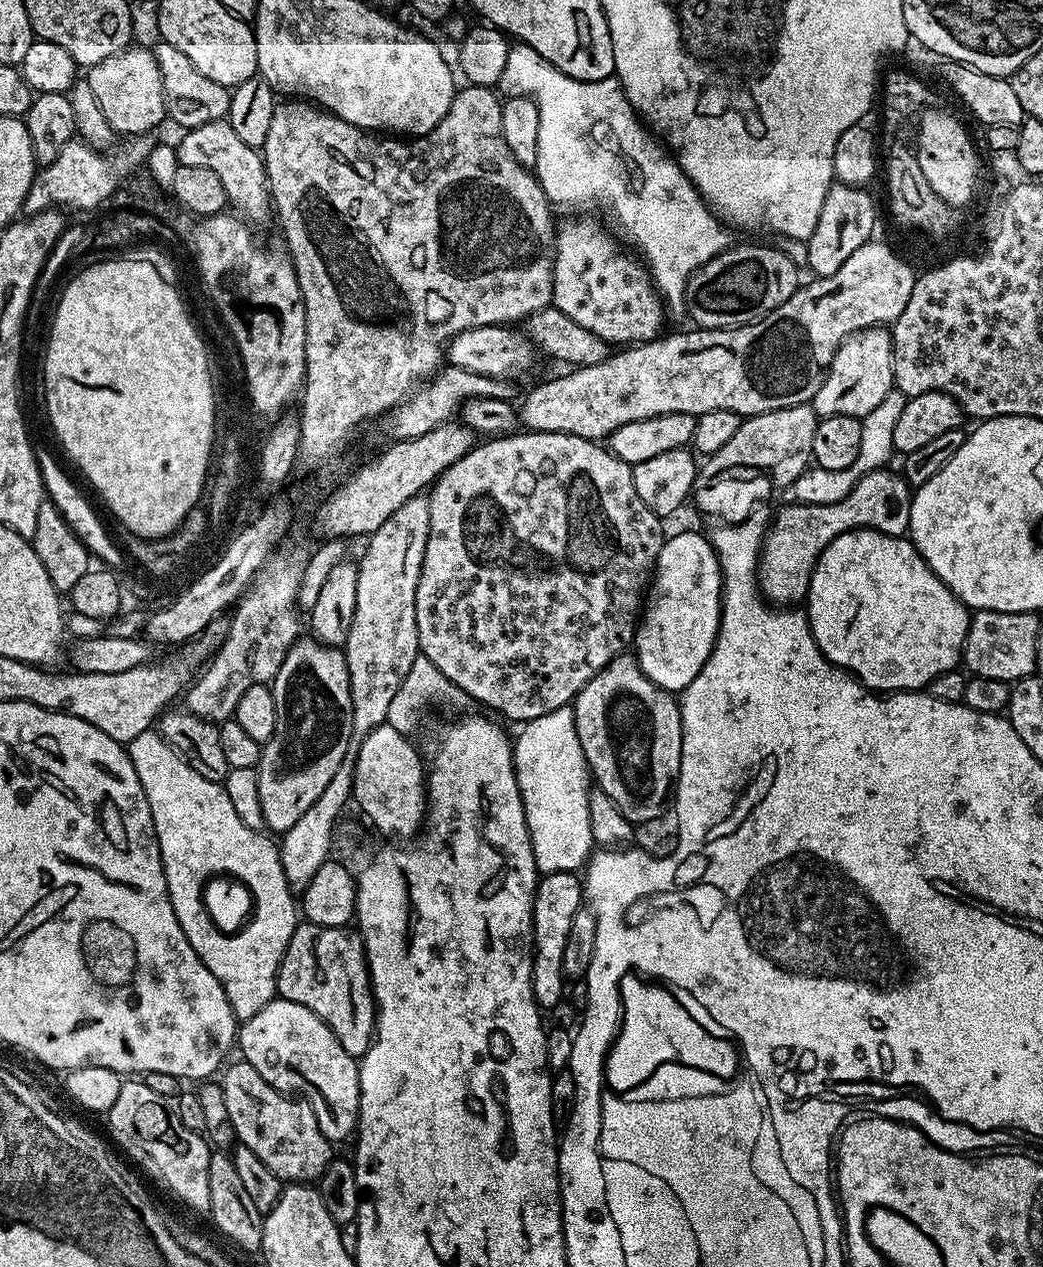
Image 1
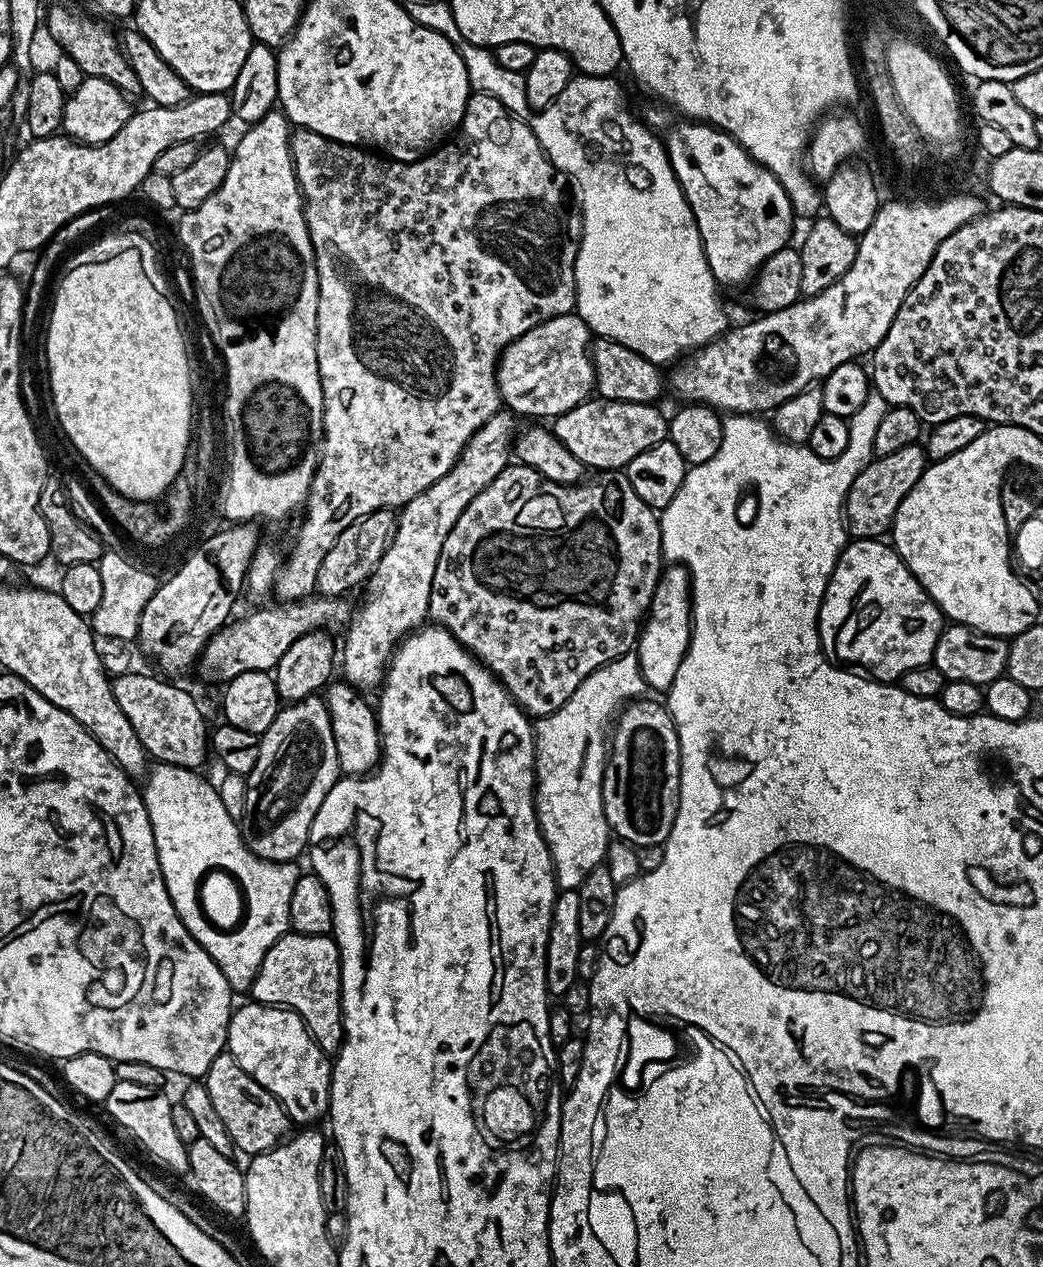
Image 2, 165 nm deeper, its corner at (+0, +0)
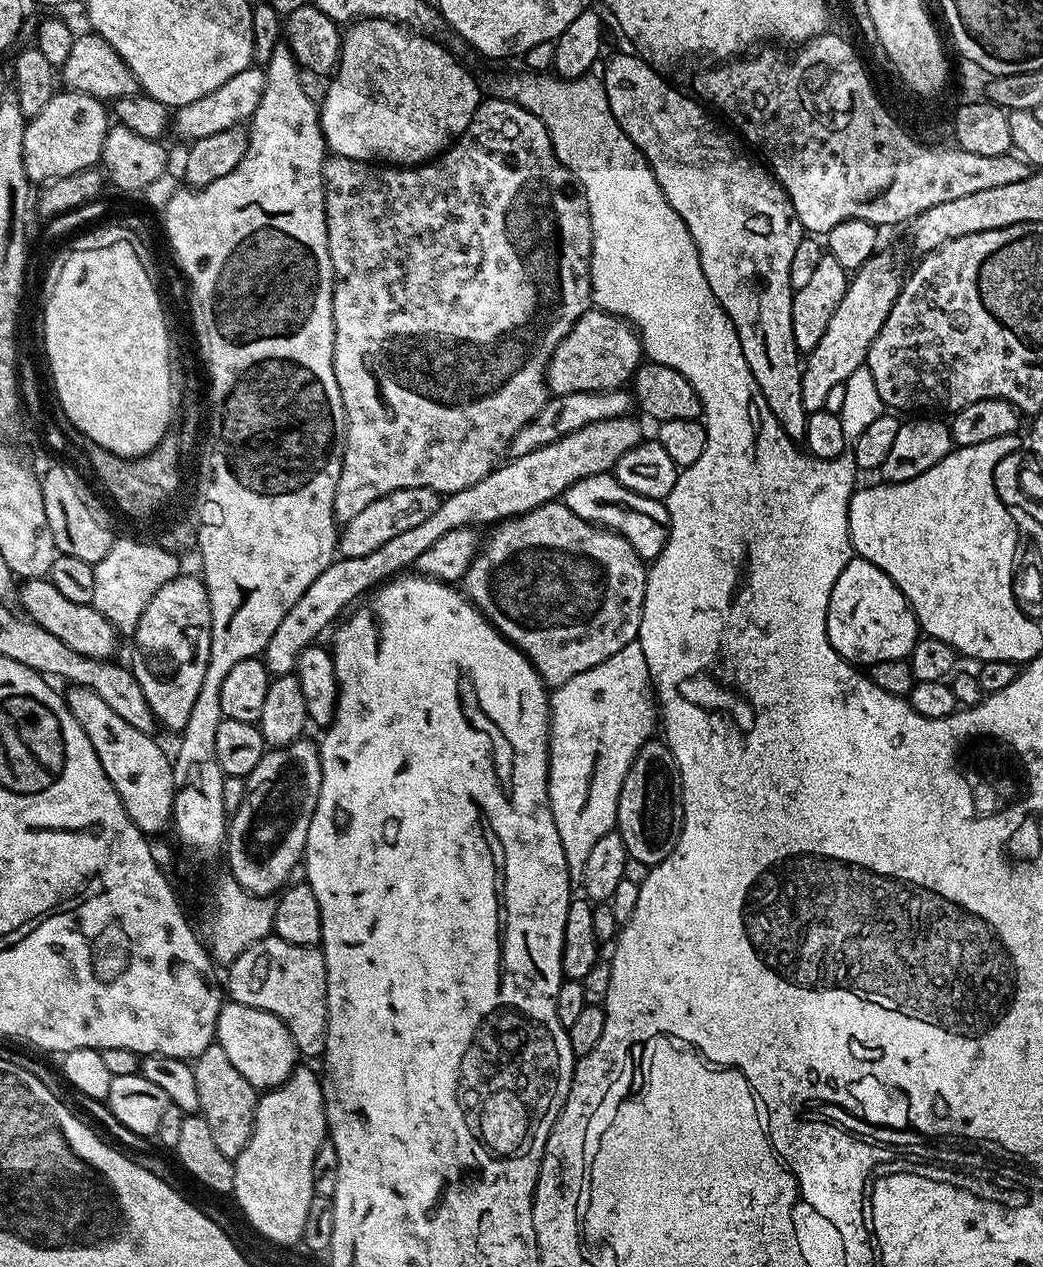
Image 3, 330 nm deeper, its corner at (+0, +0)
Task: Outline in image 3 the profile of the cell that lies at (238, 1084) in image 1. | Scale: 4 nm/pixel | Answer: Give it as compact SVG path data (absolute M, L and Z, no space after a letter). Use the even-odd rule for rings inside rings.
M215 1042L206 1046L206 1050L202 1050L202 1054L196 1057L192 1064L192 1073L198 1086L199 1115L206 1118L206 1123L210 1126L210 1135L213 1136L218 1150L222 1150L226 1158L235 1161L236 1156L242 1154L252 1133L258 1089L246 1082L246 1078L242 1078L238 1070L234 1070L226 1050L222 1050L222 1046Z

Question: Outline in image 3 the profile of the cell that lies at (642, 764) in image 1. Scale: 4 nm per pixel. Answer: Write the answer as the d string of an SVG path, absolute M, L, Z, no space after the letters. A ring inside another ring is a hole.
M663 739L645 740L644 745L638 750L620 791L616 828L629 856L638 858L638 862L646 862L650 866L660 864L666 858L670 858L674 846L678 846L678 838L684 829L684 799L678 762Z

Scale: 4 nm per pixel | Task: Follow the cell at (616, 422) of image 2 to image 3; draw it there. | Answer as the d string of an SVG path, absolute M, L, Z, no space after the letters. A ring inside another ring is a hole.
M627 415L606 418L602 422L590 422L588 426L582 426L580 430L558 438L558 442L550 442L550 446L530 450L530 454L511 457L507 462L493 468L490 474L486 474L486 478L474 482L474 486L447 493L434 514L426 518L426 522L418 522L418 526L411 530L394 534L394 538L378 546L378 550L370 550L370 554L362 554L362 558L333 559L332 564L326 566L326 570L322 570L322 574L318 574L314 582L310 582L306 594L302 594L302 598L298 598L298 602L290 606L286 618L278 622L274 638L270 638L270 642L264 647L262 659L268 667L269 677L293 675L300 651L319 641L316 639L328 627L333 627L332 619L347 604L355 605L369 590L411 569L426 551L426 546L438 542L442 534L450 534L450 530L459 528L472 528L476 524L492 526L502 520L511 520L513 516L521 516L523 512L553 503L557 498L563 497L567 488L574 486L574 482L582 478L590 478L603 472L611 473L622 454L634 450L634 446L642 442L640 424L632 419L631 415Z

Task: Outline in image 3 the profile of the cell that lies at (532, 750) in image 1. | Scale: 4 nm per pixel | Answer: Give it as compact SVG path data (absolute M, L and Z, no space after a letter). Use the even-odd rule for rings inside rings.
M639 639L622 646L618 654L610 654L606 662L582 674L574 674L570 682L558 686L550 696L550 723L548 725L548 793L566 854L566 866L574 882L583 881L586 861L591 848L605 834L616 828L618 800L622 784L638 750L645 740L653 739L658 728L658 701L654 695L652 675L646 666Z

